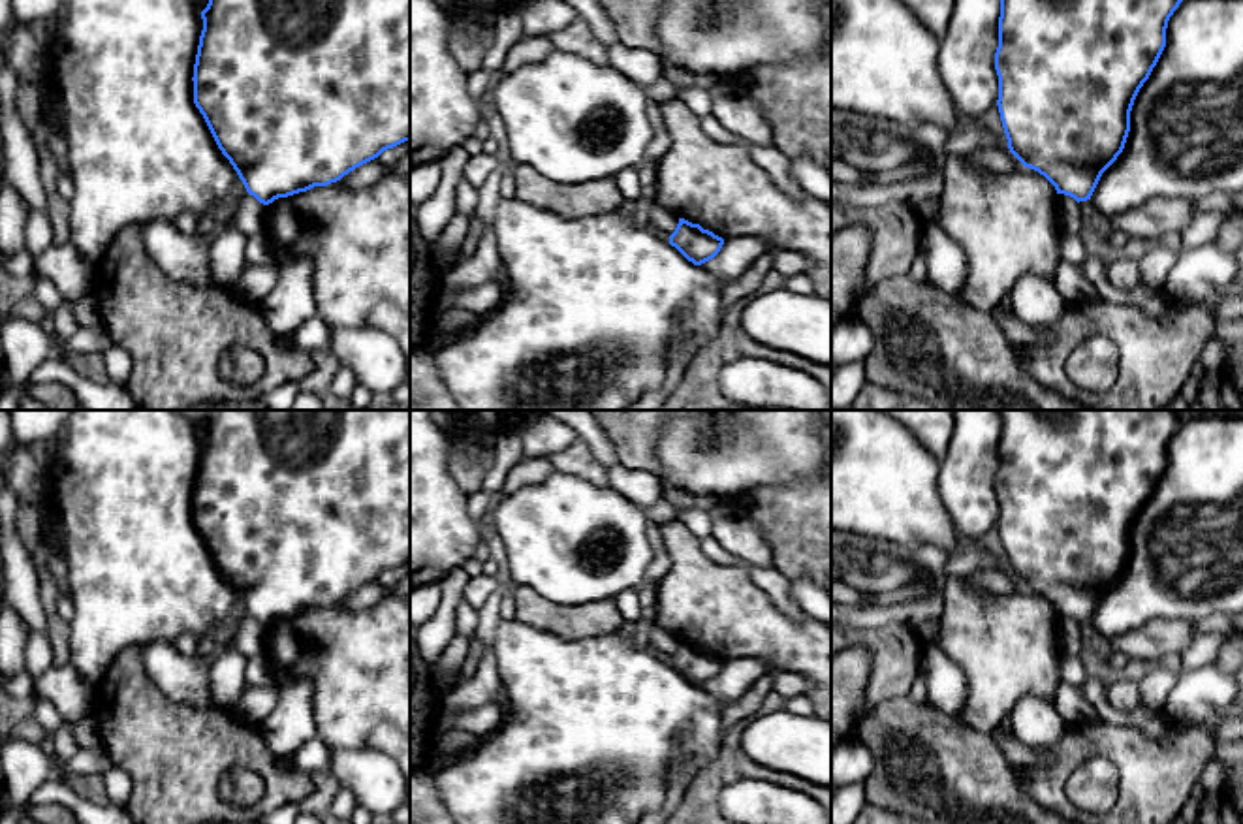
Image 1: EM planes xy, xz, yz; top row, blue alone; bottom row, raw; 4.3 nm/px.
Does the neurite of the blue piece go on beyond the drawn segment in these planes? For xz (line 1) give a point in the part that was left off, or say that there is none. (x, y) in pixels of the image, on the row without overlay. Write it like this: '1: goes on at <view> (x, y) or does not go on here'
1: does not go on here

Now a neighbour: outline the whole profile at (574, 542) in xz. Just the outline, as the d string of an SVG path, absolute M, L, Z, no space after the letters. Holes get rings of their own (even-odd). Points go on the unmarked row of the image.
M553 470L543 482L496 497L489 517L504 547L513 587L528 585L545 600L579 606L637 589L653 561L643 508L609 487Z

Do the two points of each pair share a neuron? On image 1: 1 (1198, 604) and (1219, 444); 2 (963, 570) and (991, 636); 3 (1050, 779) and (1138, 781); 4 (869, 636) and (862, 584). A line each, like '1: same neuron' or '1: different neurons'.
1: same neuron
2: different neurons
3: same neuron
4: different neurons

